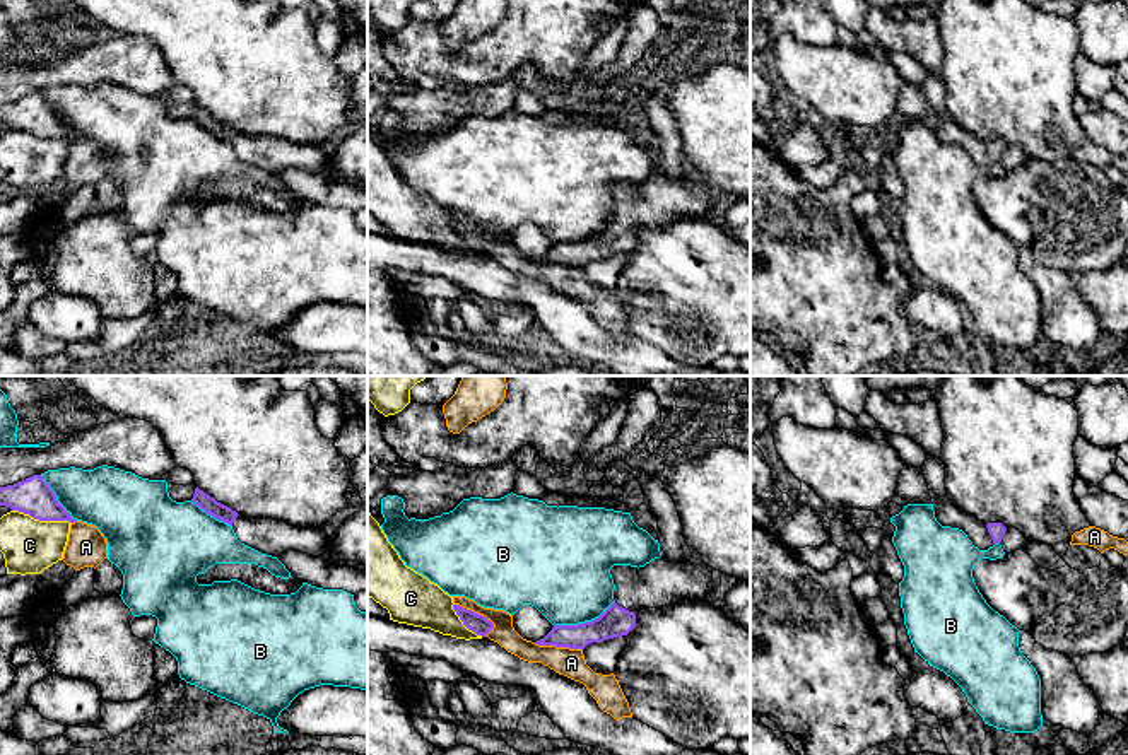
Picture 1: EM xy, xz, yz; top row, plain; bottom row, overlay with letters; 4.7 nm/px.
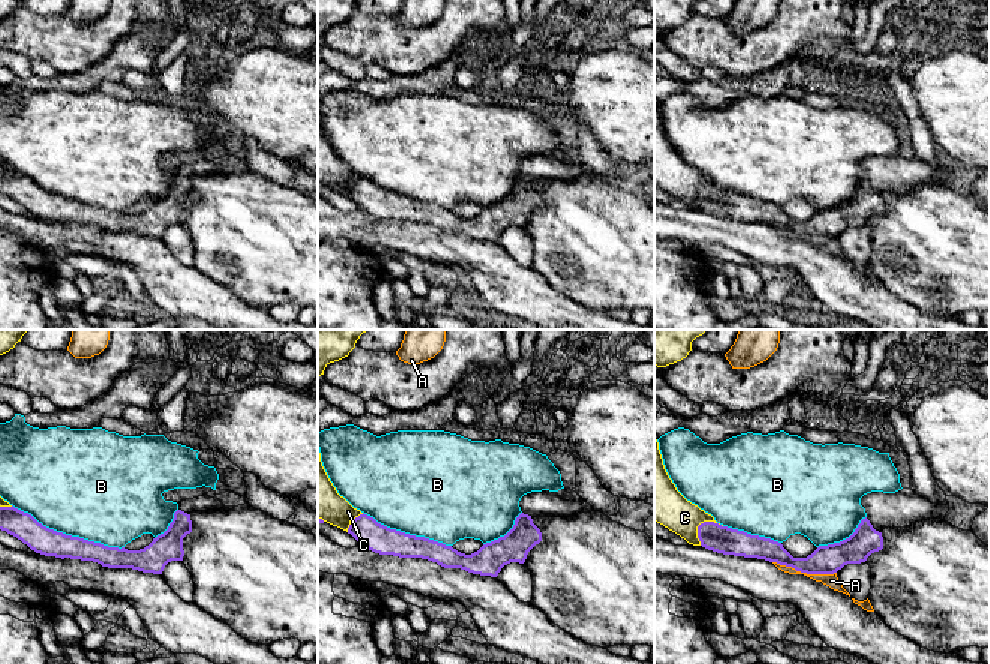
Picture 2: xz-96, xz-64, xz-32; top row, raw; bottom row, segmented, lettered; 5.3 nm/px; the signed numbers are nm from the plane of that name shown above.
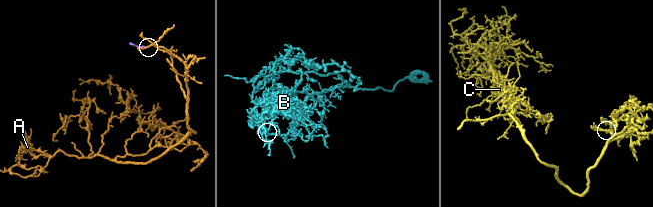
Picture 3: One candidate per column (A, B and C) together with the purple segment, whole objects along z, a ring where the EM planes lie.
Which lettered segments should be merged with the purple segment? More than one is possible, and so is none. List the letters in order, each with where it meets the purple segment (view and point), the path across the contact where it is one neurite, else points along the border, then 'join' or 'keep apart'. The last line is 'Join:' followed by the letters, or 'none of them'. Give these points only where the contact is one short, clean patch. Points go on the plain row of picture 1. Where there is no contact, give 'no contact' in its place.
A: xz (474, 229) | keep apart
B: xz (585, 239) | keep apart
C: xy (41, 137) | keep apart
Join: none of them

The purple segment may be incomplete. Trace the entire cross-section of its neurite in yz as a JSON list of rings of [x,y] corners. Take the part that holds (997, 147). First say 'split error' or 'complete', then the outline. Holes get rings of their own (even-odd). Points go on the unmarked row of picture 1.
split error; [[[952,118],[933,121],[933,128],[942,143],[962,147],[979,167],[988,167],[995,161],[1000,161],[1007,149],[1002,140],[986,142],[959,126]]]

